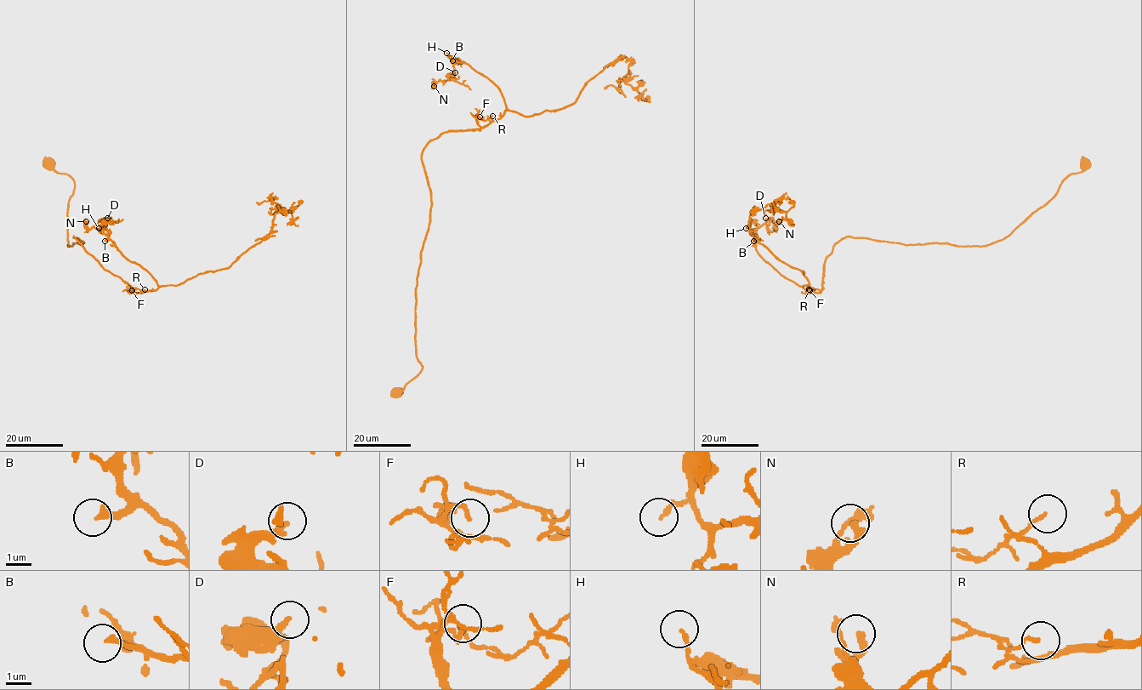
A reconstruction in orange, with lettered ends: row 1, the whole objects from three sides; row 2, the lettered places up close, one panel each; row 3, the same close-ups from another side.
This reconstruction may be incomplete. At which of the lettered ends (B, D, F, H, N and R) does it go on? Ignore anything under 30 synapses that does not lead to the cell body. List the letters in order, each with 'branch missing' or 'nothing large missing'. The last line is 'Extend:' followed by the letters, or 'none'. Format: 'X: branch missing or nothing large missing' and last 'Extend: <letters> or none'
B: branch missing
D: nothing large missing
F: nothing large missing
H: nothing large missing
N: nothing large missing
R: nothing large missing
Extend: B

